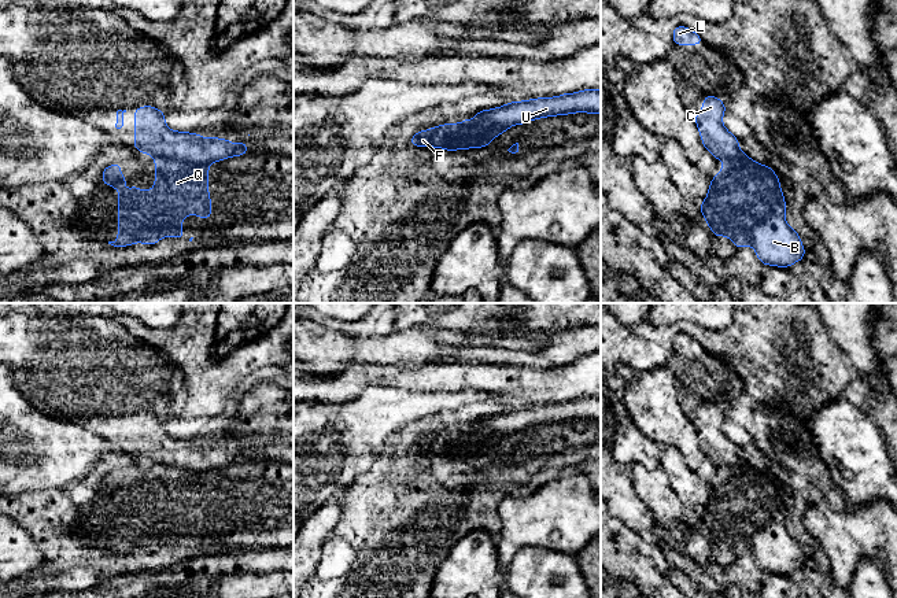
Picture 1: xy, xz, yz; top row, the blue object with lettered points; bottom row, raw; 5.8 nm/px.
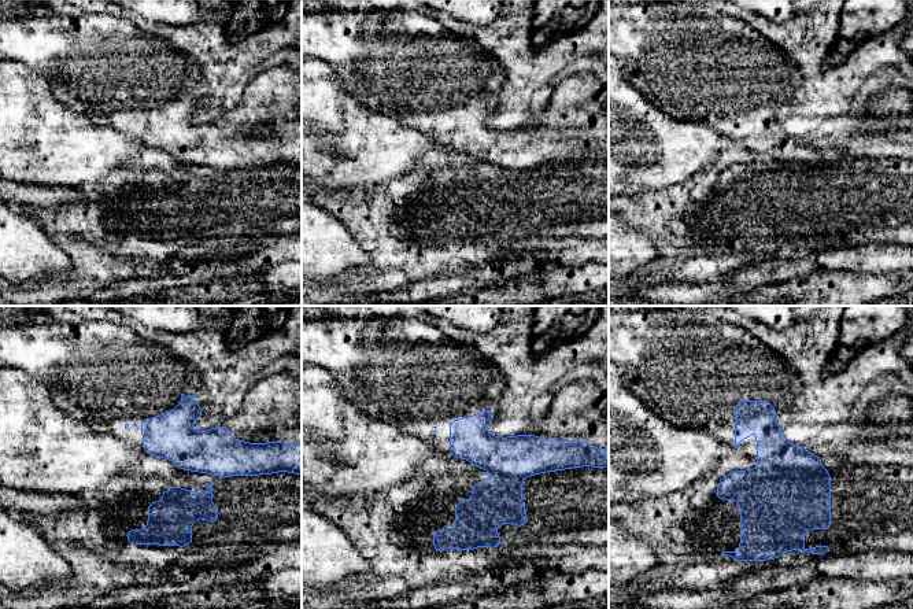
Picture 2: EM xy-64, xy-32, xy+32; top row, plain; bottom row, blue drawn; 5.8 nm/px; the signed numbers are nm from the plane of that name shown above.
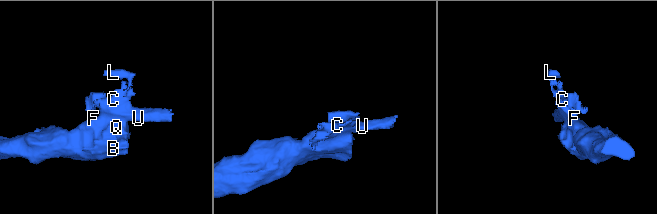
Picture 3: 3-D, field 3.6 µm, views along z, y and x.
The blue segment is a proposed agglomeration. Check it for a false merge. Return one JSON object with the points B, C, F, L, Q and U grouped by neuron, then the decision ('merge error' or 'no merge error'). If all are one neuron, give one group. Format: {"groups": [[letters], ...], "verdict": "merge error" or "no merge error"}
{"groups": [["B", "F", "Q"], ["C", "L", "U"]], "verdict": "merge error"}

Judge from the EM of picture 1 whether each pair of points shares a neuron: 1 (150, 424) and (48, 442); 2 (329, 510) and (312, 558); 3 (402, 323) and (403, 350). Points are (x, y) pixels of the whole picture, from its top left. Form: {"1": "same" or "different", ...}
{"1": "different", "2": "same", "3": "different"}

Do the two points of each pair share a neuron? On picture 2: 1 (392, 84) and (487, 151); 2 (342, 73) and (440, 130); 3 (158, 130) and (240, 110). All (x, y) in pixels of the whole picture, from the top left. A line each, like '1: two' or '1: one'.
1: one
2: one
3: one

